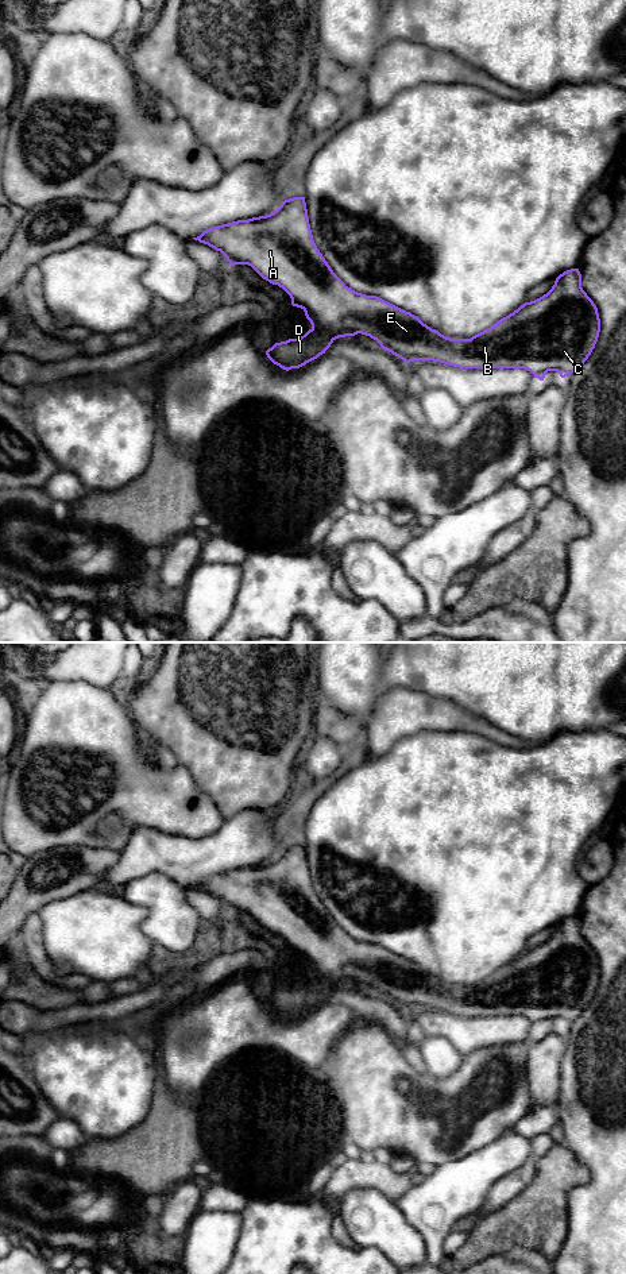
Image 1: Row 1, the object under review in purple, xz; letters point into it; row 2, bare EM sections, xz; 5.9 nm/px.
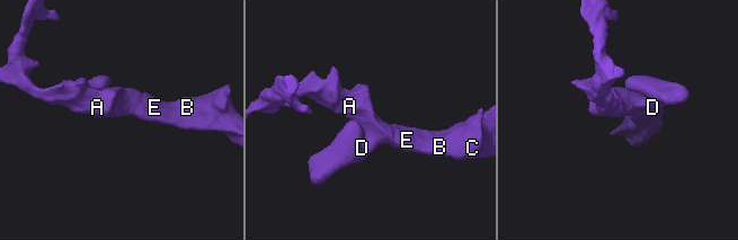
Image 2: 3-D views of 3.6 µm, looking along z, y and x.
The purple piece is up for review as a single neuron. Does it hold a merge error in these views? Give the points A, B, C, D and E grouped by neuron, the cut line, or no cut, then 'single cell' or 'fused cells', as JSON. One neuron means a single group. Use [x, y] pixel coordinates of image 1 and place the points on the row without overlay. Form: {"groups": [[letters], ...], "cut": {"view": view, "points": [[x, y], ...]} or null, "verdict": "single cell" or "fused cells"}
{"groups": [["A", "B", "C", "D", "E"]], "cut": null, "verdict": "single cell"}

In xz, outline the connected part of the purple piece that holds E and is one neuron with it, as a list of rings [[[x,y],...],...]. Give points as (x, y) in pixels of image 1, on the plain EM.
[[[305,845],[285,848],[270,862],[217,873],[193,887],[220,899],[231,914],[251,914],[263,927],[282,935],[293,954],[305,960],[312,976],[301,985],[275,991],[266,999],[267,1005],[286,1019],[317,1007],[339,985],[362,981],[406,1011],[433,1008],[459,1016],[525,1016],[544,1028],[548,1019],[557,1019],[561,1026],[577,1019],[600,980],[598,956],[581,935],[579,916],[571,916],[556,926],[546,942],[525,950],[471,987],[447,985],[410,960],[348,935],[313,888]]]

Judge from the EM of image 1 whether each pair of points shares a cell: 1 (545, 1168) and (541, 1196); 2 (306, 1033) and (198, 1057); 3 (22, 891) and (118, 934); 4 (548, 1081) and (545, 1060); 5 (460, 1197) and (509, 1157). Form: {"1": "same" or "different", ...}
{"1": "same", "2": "same", "3": "different", "4": "same", "5": "same"}

